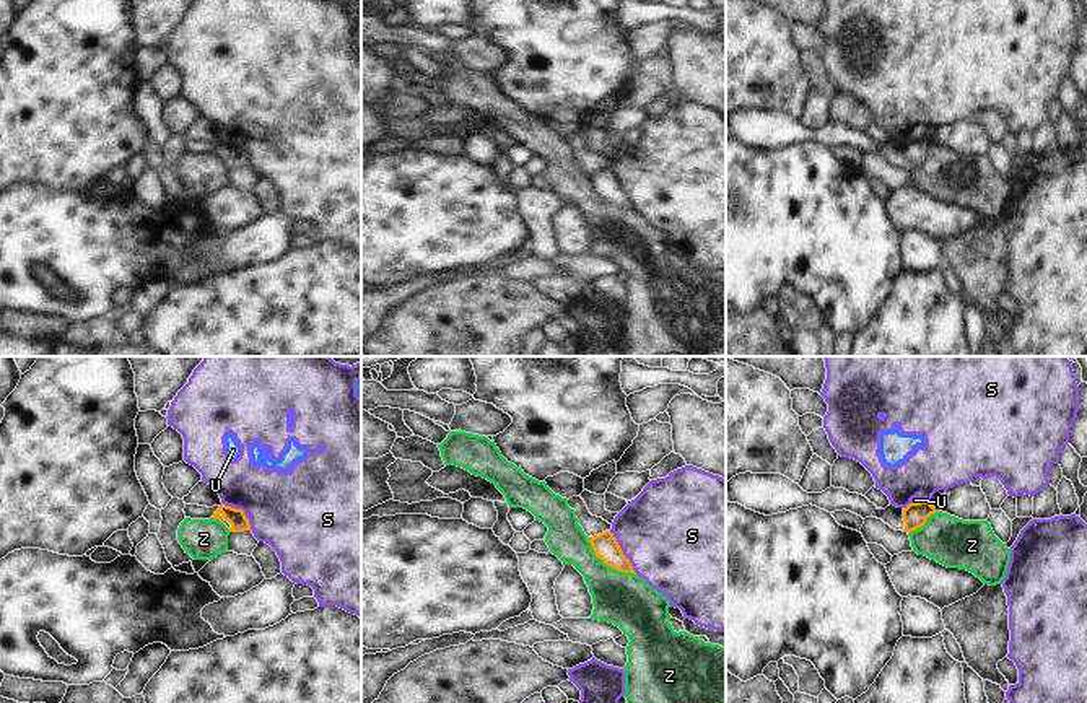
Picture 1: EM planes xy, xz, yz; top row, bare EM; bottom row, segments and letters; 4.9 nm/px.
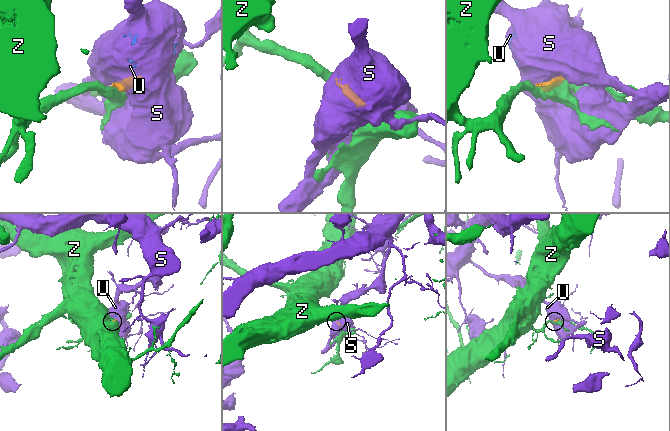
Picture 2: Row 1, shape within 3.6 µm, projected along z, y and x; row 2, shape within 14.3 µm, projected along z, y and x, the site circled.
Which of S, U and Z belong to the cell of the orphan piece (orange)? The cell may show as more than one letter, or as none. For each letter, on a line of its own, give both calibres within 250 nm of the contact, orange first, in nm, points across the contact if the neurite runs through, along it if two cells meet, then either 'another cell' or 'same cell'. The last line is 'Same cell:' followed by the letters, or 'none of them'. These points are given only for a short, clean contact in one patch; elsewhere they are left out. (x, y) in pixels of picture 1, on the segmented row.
S: 130/480 nm | another cell
U: 120/30 nm | along yz (920, 500), (912, 503) | another cell
Z: 130/260 nm | another cell
Same cell: none of them

